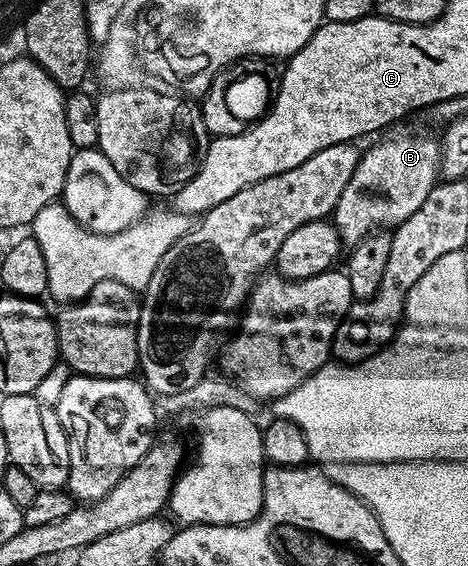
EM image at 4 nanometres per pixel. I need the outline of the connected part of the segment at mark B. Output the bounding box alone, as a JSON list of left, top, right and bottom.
[330,123,440,246]

